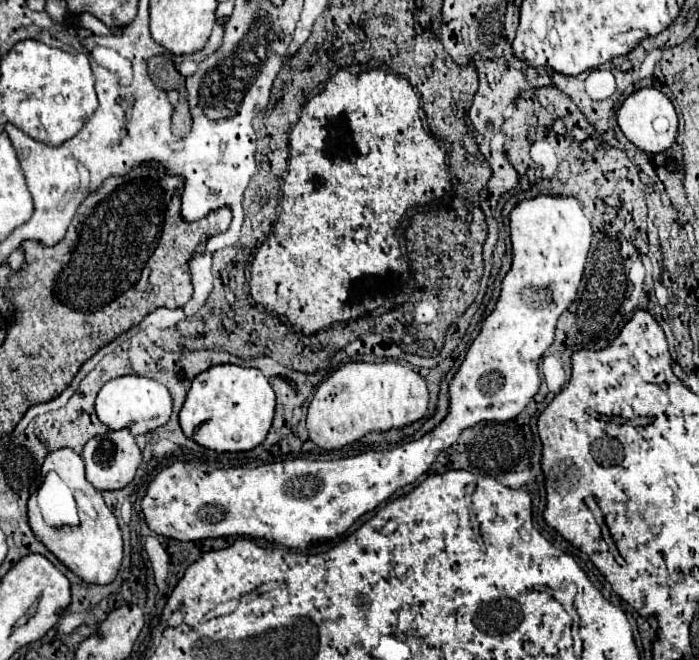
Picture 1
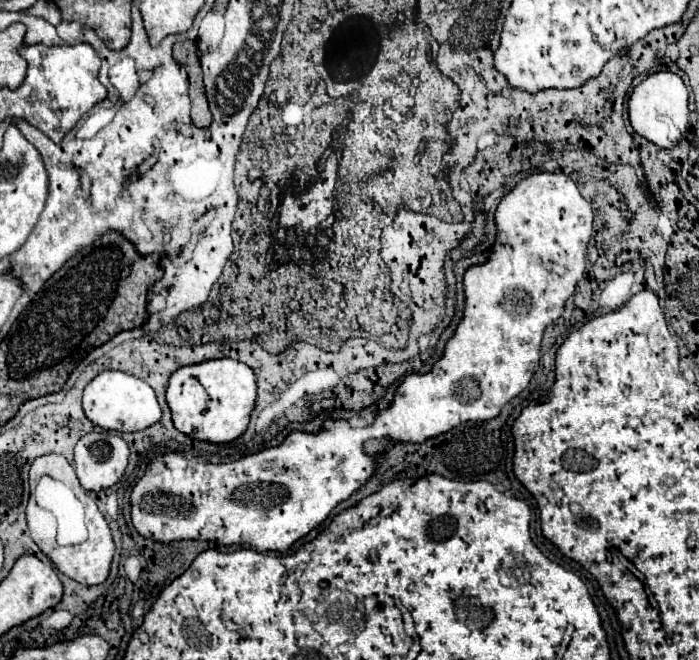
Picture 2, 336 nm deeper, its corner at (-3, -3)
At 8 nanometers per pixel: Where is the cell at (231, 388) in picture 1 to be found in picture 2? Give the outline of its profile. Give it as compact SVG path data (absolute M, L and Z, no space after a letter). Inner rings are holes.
M232 358L182 366L182 370L170 376L166 402L172 412L172 422L182 434L204 442L232 442L248 426L256 402L256 378L250 366Z

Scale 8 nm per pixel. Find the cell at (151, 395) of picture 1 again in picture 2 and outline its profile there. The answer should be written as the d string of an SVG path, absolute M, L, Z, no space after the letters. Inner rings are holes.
M114 370L100 372L86 386L82 396L82 408L86 418L92 420L96 426L104 430L114 430L114 432L144 430L162 418L162 410L158 406L154 390L144 380L130 376L126 372L114 372Z

